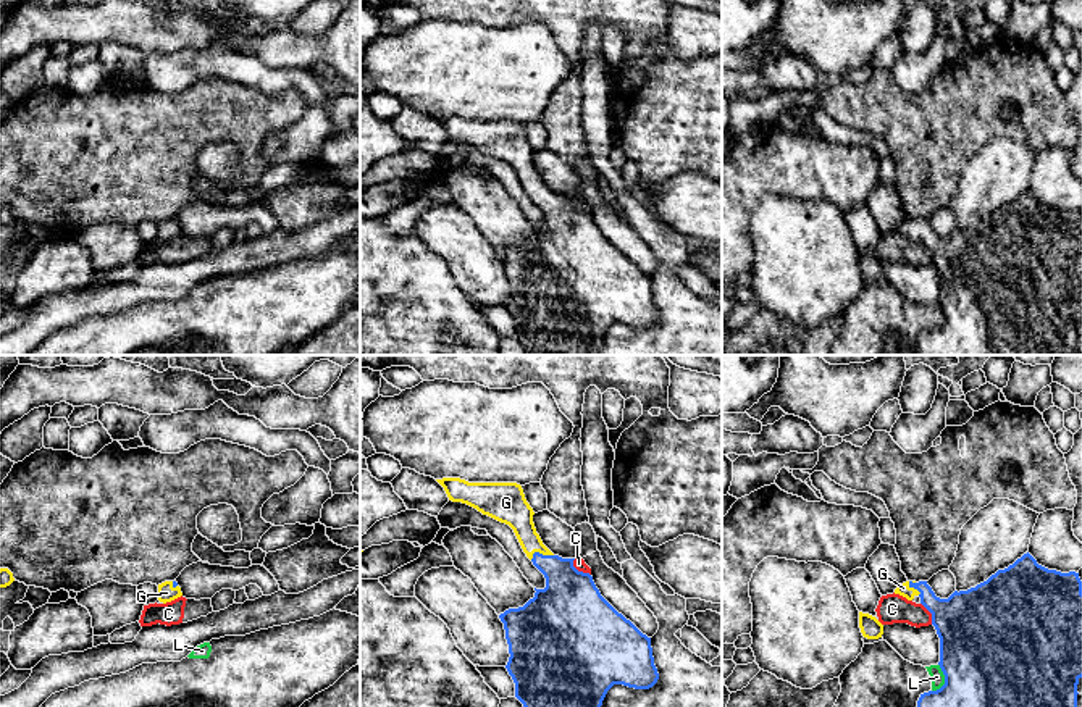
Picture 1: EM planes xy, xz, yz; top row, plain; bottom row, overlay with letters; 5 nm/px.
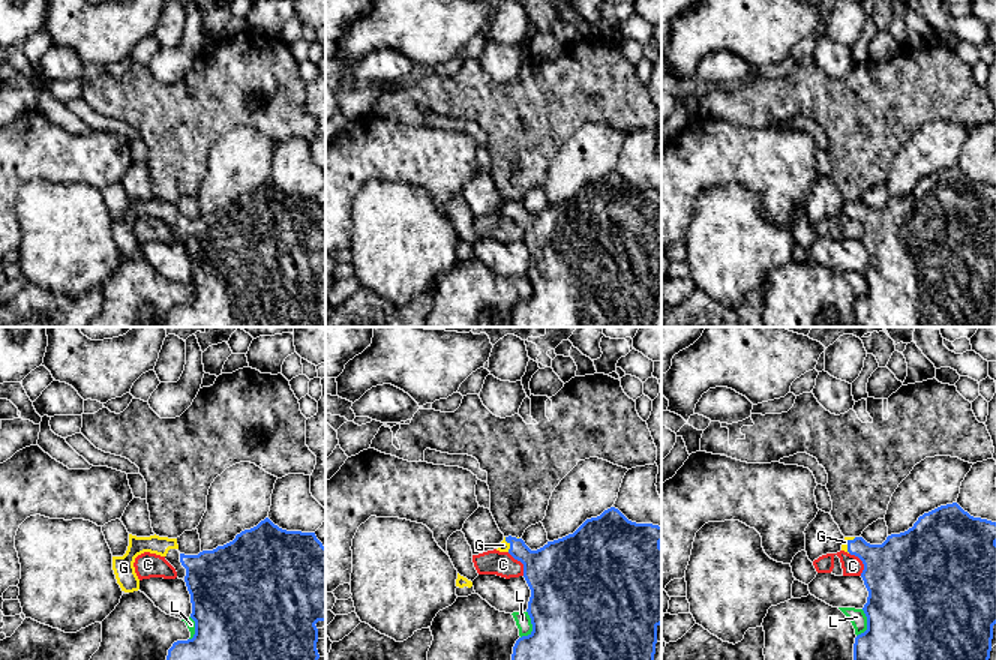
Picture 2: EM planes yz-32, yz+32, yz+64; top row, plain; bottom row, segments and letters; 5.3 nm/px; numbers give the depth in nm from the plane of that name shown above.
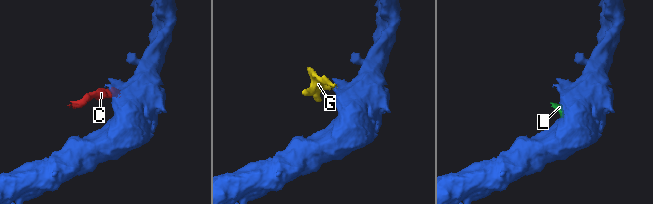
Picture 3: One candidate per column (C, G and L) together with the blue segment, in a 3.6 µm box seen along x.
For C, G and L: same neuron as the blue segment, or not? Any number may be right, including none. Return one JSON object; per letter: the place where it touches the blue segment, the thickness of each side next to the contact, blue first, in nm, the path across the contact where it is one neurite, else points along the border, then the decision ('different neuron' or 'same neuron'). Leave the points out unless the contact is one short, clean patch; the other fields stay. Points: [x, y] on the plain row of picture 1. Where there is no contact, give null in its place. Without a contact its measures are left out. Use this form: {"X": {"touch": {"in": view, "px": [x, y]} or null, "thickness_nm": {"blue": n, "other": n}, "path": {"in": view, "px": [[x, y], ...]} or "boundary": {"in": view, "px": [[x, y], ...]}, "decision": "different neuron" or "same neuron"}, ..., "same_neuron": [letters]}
{"C": {"touch": {"in": "xz", "px": [580, 210]}, "thickness_nm": {"blue": 400, "other": 60}, "boundary": {"in": "xz", "px": [[572, 199], [578, 209], [590, 213]]}, "decision": "different neuron"}, "G": {"touch": {"in": "xz", "px": [538, 191]}, "thickness_nm": {"blue": 240, "other": 160}, "path": {"in": "xz", "px": [[567, 231], [561, 213], [538, 191], [514, 149]]}, "decision": "same neuron"}, "L": {"touch": {"in": "yz", "px": [945, 318]}, "thickness_nm": {"blue": 500, "other": 70}, "boundary": {"in": "yz", "px": [[939, 302], [943, 322], [932, 330]]}, "decision": "different neuron"}, "same_neuron": ["G"]}

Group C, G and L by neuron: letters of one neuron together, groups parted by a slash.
C / G / L

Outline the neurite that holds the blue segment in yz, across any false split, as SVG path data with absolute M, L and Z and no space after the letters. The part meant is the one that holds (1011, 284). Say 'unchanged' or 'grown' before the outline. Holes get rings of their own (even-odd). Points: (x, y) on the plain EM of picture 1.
grown; M1027 190L987 220L967 229L954 229L948 237L937 236L927 220L906 220L895 228L895 232L908 239L919 234L921 242L932 252L932 263L940 276L938 303L945 313L945 323L937 329L921 333L914 355L1077 355L1077 323L1082 316L1082 220L1079 211L1048 208Z

